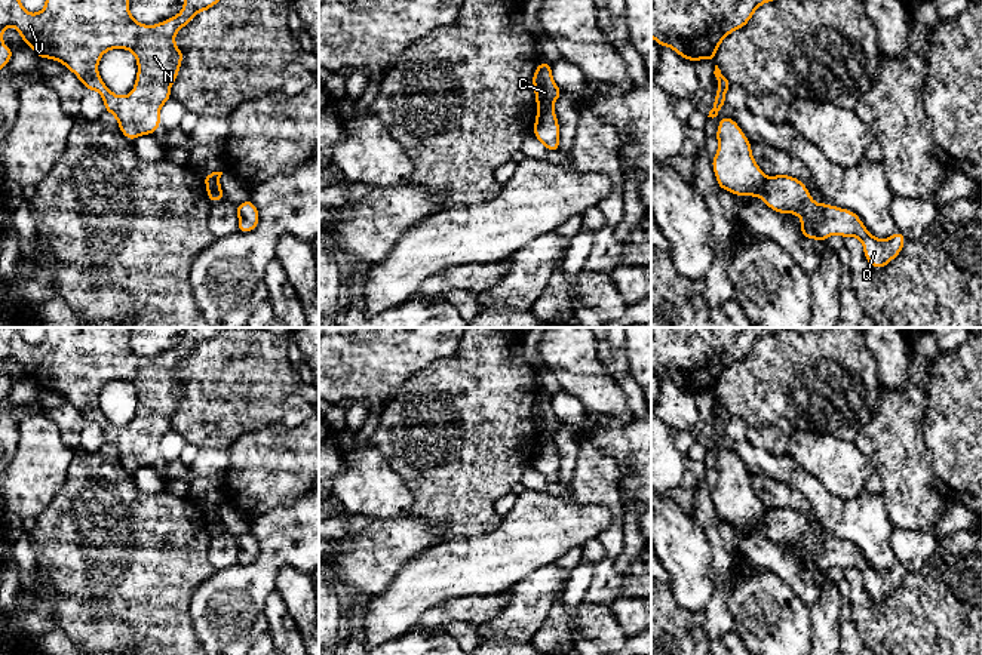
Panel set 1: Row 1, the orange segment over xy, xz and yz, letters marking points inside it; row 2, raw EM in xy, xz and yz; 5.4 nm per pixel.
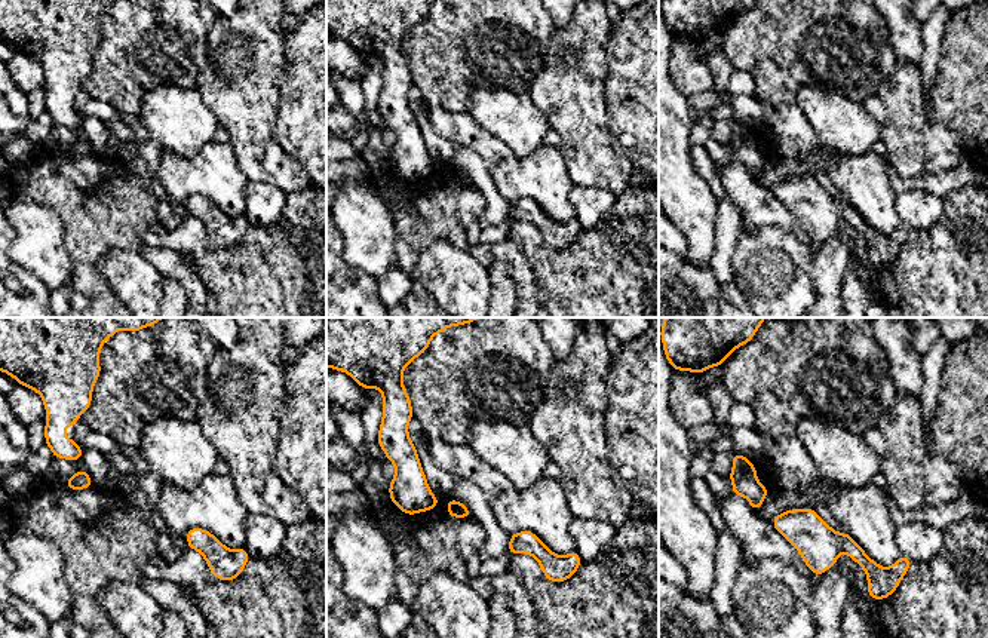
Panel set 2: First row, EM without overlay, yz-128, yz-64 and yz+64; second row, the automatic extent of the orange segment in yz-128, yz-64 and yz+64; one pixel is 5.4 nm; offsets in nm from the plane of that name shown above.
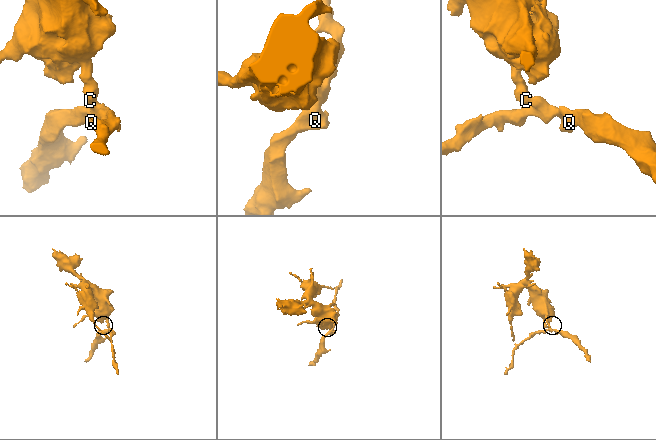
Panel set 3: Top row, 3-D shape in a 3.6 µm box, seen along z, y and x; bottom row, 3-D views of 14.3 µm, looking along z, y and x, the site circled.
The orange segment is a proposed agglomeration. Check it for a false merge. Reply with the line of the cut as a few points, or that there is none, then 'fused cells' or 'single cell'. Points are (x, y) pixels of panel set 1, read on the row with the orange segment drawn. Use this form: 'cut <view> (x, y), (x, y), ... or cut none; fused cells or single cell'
cut yz (766, 177), (758, 194); fused cells

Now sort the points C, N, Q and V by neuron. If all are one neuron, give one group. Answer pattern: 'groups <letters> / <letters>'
groups C N V / Q

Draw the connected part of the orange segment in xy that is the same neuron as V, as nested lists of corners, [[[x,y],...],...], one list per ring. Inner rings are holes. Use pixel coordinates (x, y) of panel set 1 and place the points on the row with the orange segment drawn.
[[[0,0],[0,70],[4,68],[13,50],[3,44],[3,31],[13,25],[21,39],[39,58],[64,64],[83,83],[86,90],[101,93],[107,113],[119,123],[120,132],[134,141],[141,135],[153,135],[160,127],[160,108],[171,99],[171,86],[178,77],[182,50],[175,44],[175,34],[196,13],[209,10],[221,0],[184,0],[182,10],[154,25],[139,24],[129,13],[129,0],[46,0],[42,12],[28,13],[19,0]],[[111,49],[131,50],[138,64],[134,90],[126,96],[113,93],[98,73],[101,56]]]

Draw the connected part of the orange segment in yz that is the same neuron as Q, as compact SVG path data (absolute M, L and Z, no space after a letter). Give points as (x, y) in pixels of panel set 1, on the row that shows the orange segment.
M791 175L765 178L759 199L777 213L794 213L801 218L801 234L817 242L832 234L857 237L865 258L874 268L883 268L903 249L905 236L896 231L889 239L875 239L853 212L828 203L817 205L805 184Z

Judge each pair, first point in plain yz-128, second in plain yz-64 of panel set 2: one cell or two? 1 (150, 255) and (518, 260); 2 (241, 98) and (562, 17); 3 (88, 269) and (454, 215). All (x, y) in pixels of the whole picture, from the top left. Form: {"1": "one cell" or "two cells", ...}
{"1": "one cell", "2": "two cells", "3": "one cell"}

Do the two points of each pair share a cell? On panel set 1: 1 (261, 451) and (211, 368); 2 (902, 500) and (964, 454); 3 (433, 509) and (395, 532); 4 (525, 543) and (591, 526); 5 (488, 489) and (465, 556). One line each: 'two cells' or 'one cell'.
1: two cells
2: two cells
3: two cells
4: one cell
5: two cells

